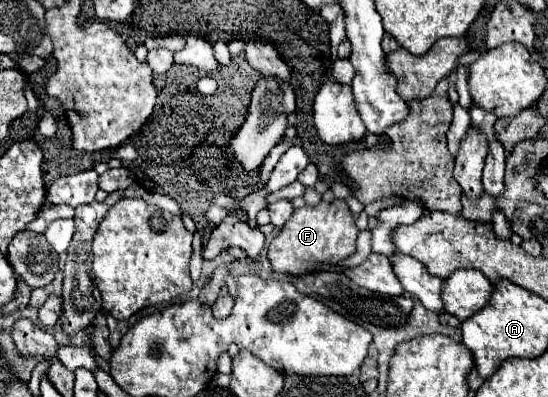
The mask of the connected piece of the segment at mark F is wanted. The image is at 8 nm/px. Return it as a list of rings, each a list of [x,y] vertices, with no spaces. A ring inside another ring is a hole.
[[[335,199],[333,203],[321,201],[317,205],[303,205],[293,211],[285,227],[271,241],[269,261],[275,271],[295,277],[319,269],[317,265],[321,263],[335,265],[337,261],[343,261],[345,257],[353,255],[355,241],[357,241],[357,225],[345,201]]]

